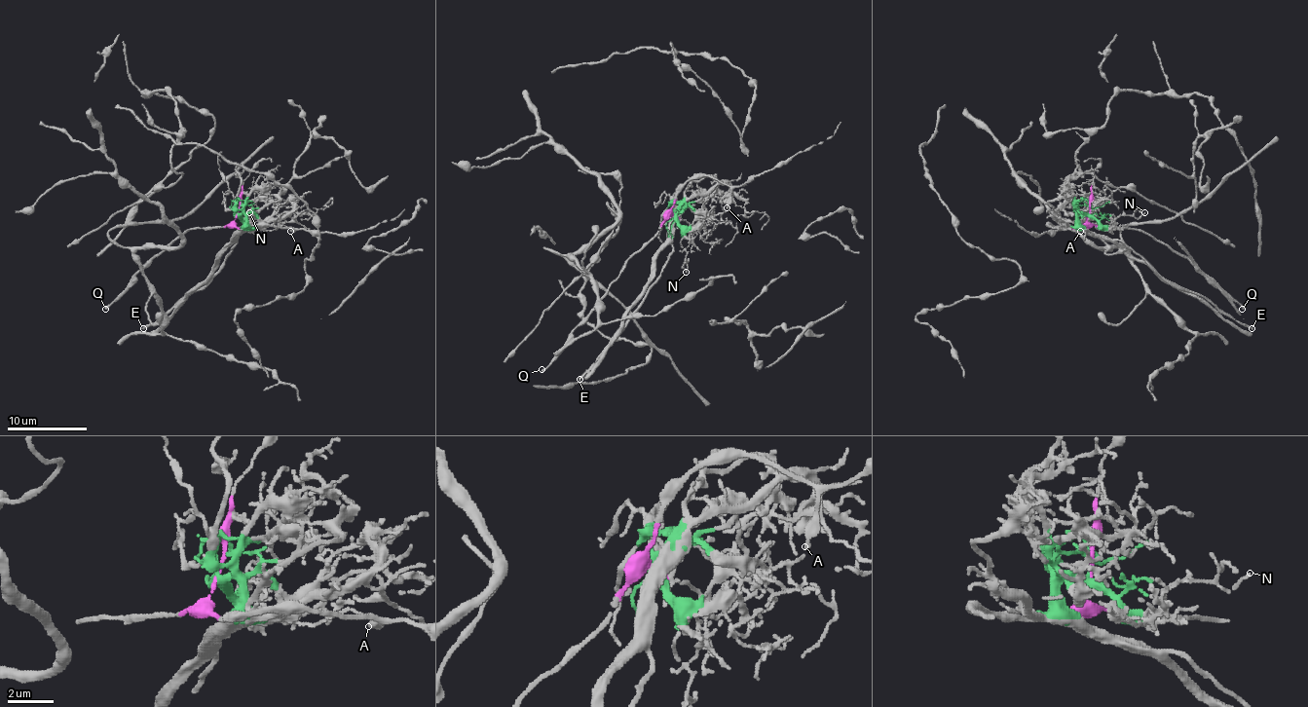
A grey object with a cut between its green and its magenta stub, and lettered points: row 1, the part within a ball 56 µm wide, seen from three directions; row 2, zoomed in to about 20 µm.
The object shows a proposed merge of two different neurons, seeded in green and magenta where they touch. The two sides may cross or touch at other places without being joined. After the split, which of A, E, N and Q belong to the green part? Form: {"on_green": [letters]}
{"on_green": ["E", "N"]}

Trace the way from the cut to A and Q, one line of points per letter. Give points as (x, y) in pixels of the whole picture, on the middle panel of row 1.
A: (674, 216), (674, 196), (688, 180), (702, 176), (714, 176), (729, 188), (729, 204), (726, 208)
Q: (674, 216), (672, 214), (628, 260), (592, 312), (571, 333), (571, 341), (541, 369)

